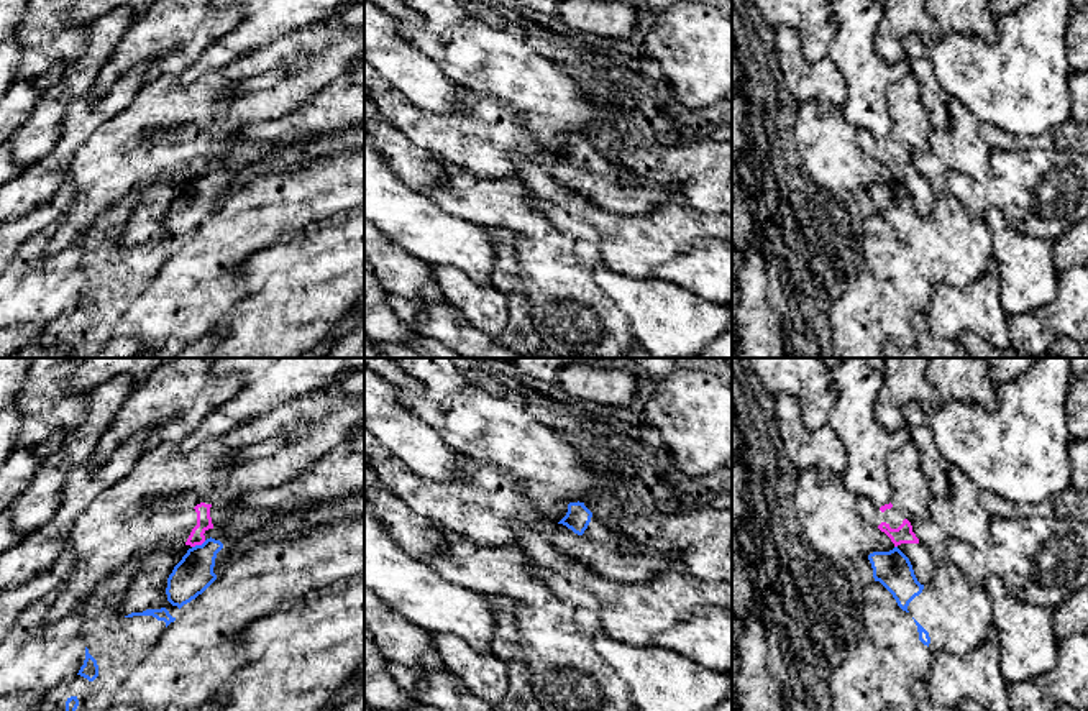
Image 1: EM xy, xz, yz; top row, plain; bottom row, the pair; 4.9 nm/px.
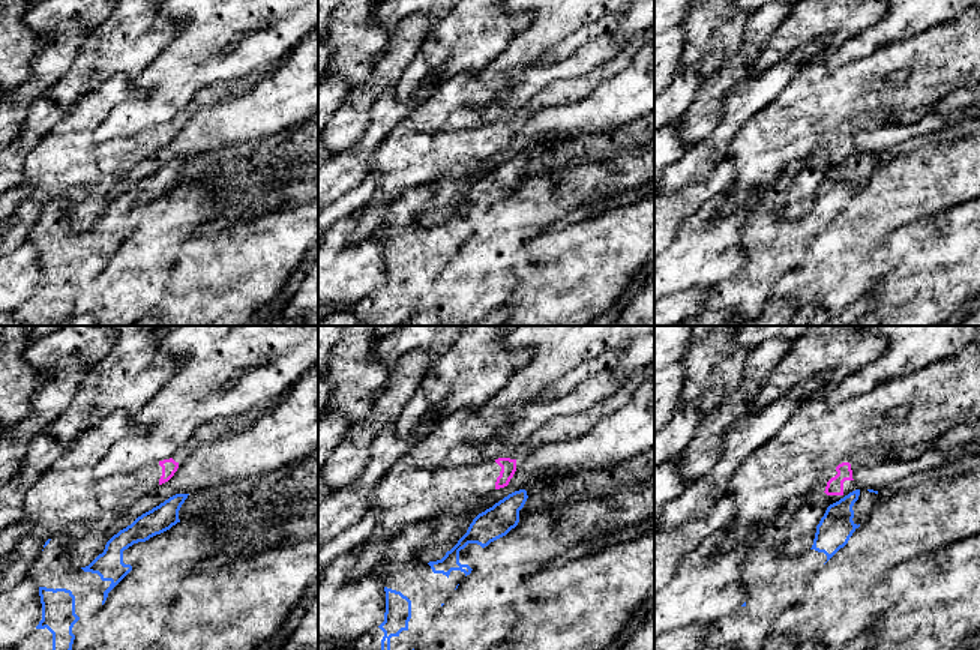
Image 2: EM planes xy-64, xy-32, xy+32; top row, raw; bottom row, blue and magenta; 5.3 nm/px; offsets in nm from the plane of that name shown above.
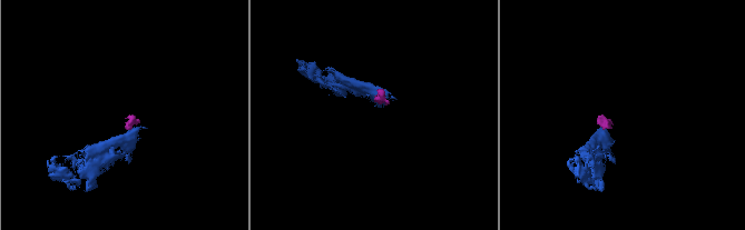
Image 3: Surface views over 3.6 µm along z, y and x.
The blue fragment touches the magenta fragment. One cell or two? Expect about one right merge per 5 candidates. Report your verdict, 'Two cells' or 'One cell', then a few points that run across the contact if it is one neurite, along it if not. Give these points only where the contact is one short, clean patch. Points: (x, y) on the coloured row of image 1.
Two cells. Line: xy (205, 541), (192, 547)

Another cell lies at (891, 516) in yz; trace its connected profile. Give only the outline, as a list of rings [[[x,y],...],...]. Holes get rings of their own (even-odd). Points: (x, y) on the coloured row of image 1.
[[[857,498],[857,512],[866,524],[885,532],[894,547],[909,558],[921,585],[926,586],[932,580],[937,563],[912,532],[911,522],[891,502],[876,507],[868,498]]]

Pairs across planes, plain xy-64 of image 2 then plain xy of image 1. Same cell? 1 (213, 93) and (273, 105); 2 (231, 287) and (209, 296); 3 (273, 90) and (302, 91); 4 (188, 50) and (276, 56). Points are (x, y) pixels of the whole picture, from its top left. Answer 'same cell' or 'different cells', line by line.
1: same cell
2: different cells
3: different cells
4: different cells

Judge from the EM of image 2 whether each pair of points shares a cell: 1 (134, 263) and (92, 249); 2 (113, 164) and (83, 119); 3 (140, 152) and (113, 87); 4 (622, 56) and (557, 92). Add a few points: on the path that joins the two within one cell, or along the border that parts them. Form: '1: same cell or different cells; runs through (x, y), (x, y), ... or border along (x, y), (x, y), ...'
1: same cell; runs through (123, 263), (108, 254), (102, 254)
2: same cell; runs through (101, 158), (83, 140), (83, 131)
3: same cell; runs through (113, 152), (98, 152), (87, 141), (87, 114)
4: same cell; runs through (605, 71), (574, 90)

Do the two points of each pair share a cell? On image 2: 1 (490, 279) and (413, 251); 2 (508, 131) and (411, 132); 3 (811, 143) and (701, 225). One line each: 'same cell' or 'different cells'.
1: same cell
2: same cell
3: different cells

